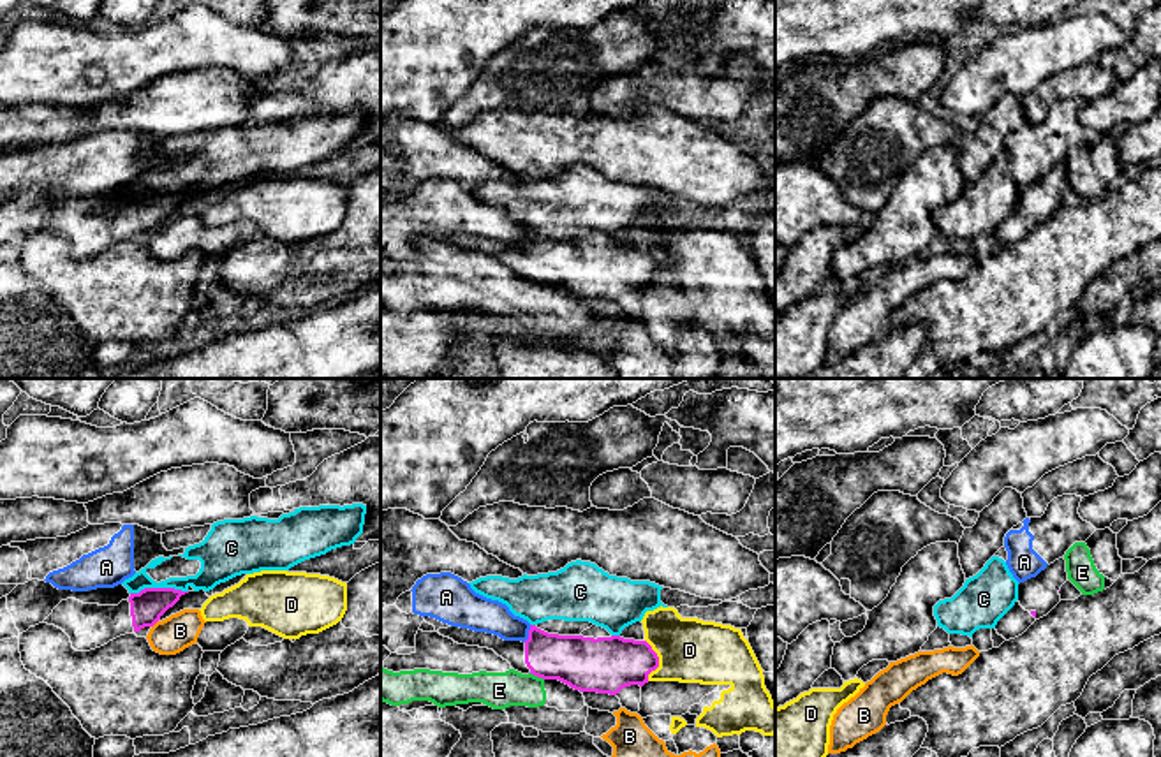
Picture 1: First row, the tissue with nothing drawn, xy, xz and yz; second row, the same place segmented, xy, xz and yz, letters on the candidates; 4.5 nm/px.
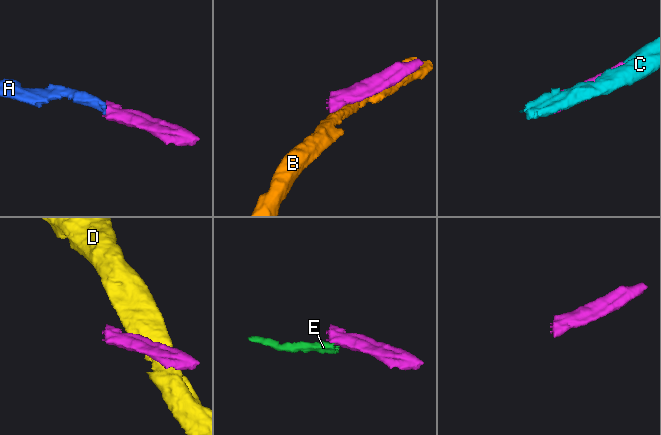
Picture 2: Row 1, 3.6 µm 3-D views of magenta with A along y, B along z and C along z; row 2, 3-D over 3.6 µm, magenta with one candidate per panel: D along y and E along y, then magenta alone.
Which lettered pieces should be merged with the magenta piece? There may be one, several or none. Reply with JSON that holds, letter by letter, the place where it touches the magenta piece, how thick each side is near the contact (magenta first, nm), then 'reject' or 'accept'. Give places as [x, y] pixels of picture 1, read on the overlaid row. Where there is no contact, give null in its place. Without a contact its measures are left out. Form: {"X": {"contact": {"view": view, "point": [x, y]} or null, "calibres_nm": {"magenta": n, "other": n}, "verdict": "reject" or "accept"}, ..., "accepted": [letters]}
{"A": {"contact": {"view": "xz", "point": [529, 634]}, "calibres_nm": {"magenta": 240, "other": 160}, "verdict": "reject"}, "B": {"contact": {"view": "xy", "point": [155, 622]}, "calibres_nm": {"magenta": 150, "other": 160}, "verdict": "reject"}, "C": {"contact": {"view": "xy", "point": [159, 588]}, "calibres_nm": {"magenta": 150, "other": 120}, "verdict": "reject"}, "D": {"contact": {"view": "xz", "point": [658, 661]}, "calibres_nm": {"magenta": 260, "other": 300}, "verdict": "reject"}, "E": {"contact": {"view": "xz", "point": [536, 675]}, "calibres_nm": {"magenta": 240, "other": 170}, "verdict": "reject"}, "accepted": []}

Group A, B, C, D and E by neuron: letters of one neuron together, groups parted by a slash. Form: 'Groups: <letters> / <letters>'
Groups: A / B / C / D / E

